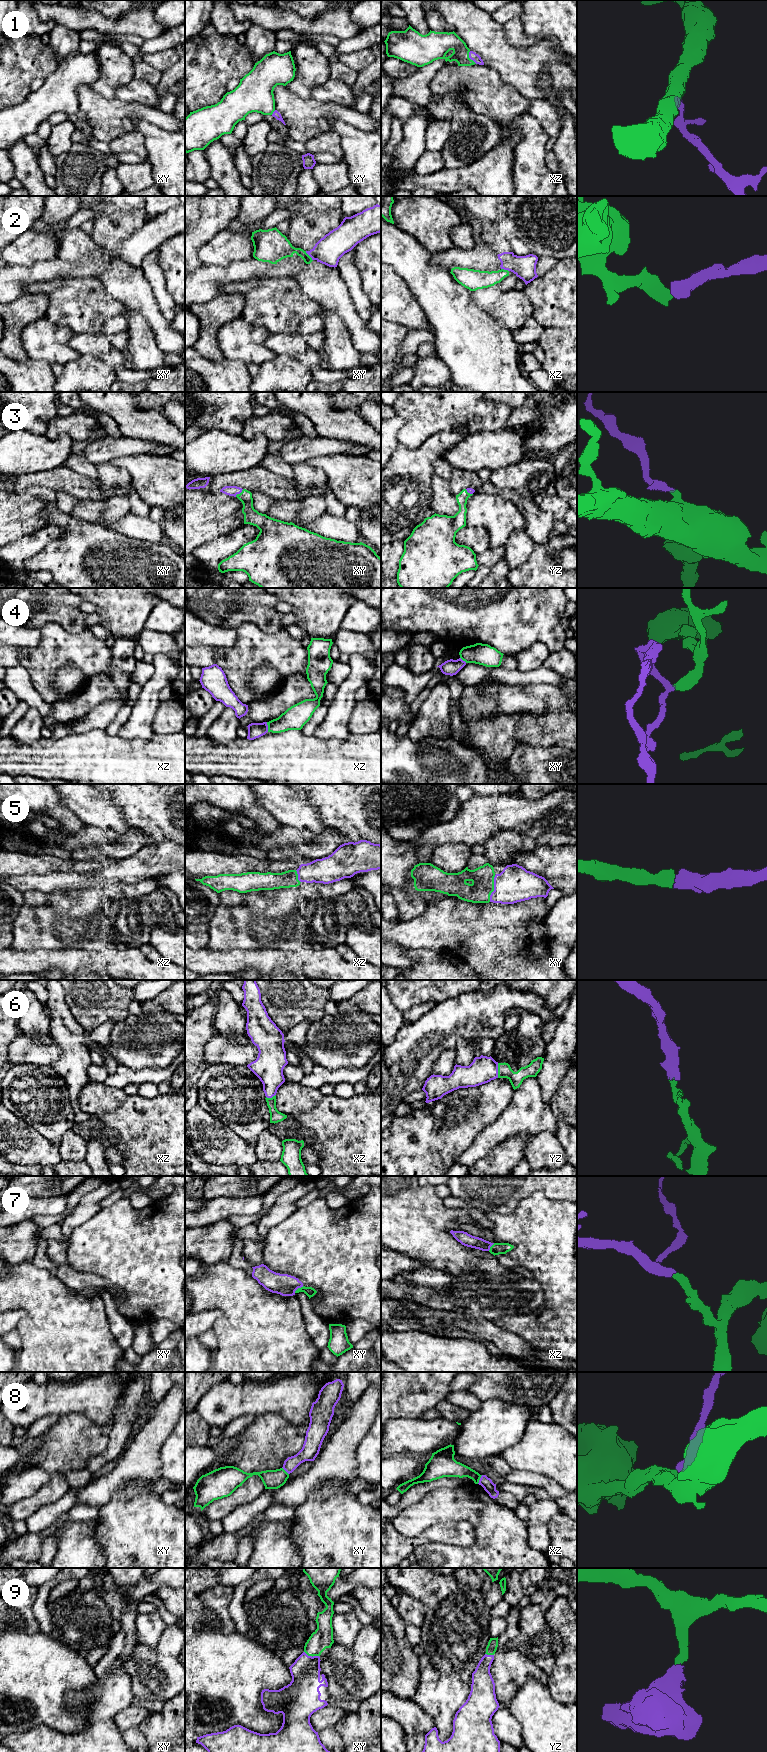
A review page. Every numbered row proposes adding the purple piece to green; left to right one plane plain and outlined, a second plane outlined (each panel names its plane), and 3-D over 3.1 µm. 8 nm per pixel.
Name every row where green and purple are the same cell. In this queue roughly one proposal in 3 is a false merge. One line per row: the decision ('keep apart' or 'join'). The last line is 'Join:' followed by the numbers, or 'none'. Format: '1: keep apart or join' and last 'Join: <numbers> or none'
1: join
2: keep apart
3: join
4: keep apart
5: join
6: join
7: join
8: keep apart
9: join
Join: 1, 3, 5, 6, 7, 9

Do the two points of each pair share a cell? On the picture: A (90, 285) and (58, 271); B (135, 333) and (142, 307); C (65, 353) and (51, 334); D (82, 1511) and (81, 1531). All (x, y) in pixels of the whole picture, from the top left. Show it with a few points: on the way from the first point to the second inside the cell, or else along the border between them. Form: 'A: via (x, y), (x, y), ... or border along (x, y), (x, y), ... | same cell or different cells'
A: border along (94, 276), (56, 277), (47, 281) | different cells
B: border along (124, 307), (140, 314), (153, 334) | different cells
C: via (60, 348), (51, 339) | same cell
D: border along (97, 1517), (91, 1521), (68, 1521), (66, 1523) | different cells

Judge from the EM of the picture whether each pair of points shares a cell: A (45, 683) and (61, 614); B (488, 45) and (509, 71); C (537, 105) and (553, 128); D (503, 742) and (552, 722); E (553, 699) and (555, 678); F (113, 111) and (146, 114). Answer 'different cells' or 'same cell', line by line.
A: different cells
B: same cell
C: same cell
D: same cell
E: different cells
F: same cell

